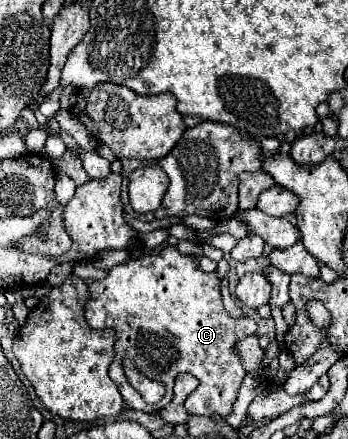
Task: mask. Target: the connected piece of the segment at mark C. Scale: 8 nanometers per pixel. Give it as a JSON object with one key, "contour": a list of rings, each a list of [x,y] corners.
{"contour":[[[168,245],[158,255],[144,255],[140,259],[128,261],[124,265],[116,265],[108,271],[102,281],[90,283],[90,301],[86,305],[86,321],[93,329],[116,329],[116,361],[128,357],[140,373],[148,379],[158,381],[166,387],[166,395],[156,405],[148,405],[144,401],[128,401],[128,405],[136,411],[154,413],[160,411],[172,399],[174,379],[180,373],[194,375],[200,385],[194,393],[186,399],[184,407],[190,415],[208,415],[214,413],[230,415],[232,407],[238,399],[240,385],[246,377],[246,371],[240,359],[234,353],[234,343],[248,335],[256,335],[256,321],[254,319],[232,319],[222,305],[220,297],[220,279],[216,273],[204,273],[198,263],[190,255],[182,255],[176,247]]]}

